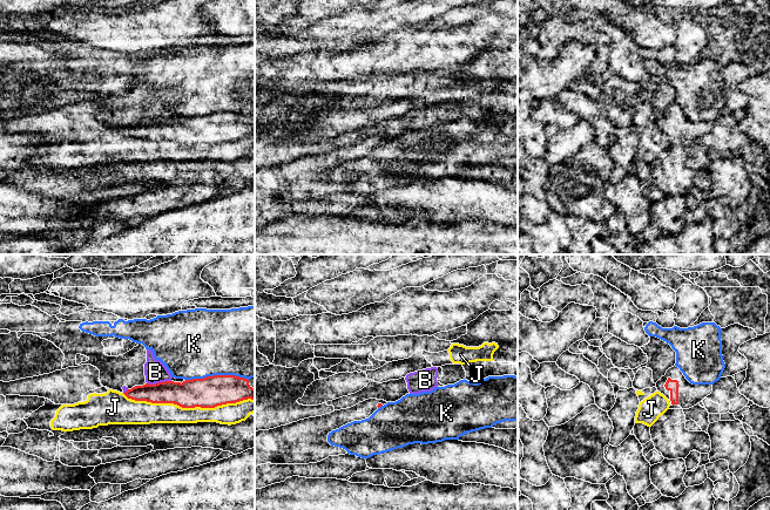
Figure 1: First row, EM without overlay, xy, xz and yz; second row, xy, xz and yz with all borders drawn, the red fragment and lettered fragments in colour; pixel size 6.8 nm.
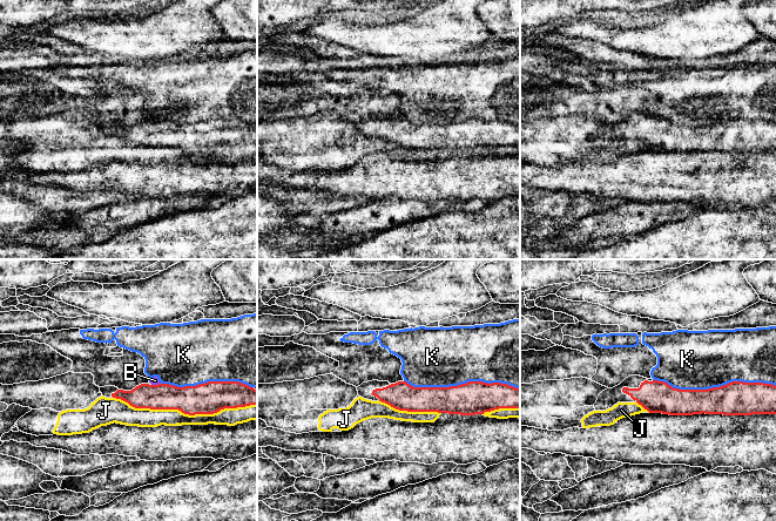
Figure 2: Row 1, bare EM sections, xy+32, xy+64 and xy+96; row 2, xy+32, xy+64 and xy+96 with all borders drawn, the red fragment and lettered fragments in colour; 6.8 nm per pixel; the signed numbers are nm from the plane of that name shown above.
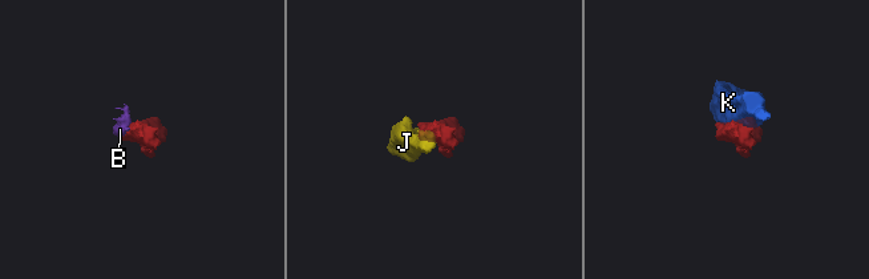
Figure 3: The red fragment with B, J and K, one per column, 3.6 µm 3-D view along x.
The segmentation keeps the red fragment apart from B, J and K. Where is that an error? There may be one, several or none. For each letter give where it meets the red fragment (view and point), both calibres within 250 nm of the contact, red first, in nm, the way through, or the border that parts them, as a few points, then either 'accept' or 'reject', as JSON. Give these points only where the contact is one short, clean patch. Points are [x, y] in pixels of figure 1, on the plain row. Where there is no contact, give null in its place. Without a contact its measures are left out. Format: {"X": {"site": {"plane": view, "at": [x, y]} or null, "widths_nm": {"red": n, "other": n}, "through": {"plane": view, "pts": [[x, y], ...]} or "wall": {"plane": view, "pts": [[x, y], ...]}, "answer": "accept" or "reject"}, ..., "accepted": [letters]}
{"B": {"site": {"plane": "xy", "at": [159, 120]}, "widths_nm": {"red": 190, "other": 150}, "answer": "reject"}, "J": {"site": {"plane": "xy", "at": [188, 144]}, "widths_nm": {"red": 220, "other": 140}, "answer": "reject"}, "K": {"site": {"plane": "xy", "at": [216, 113]}, "widths_nm": {"red": 220, "other": 480}, "answer": "reject"}, "accepted": []}

